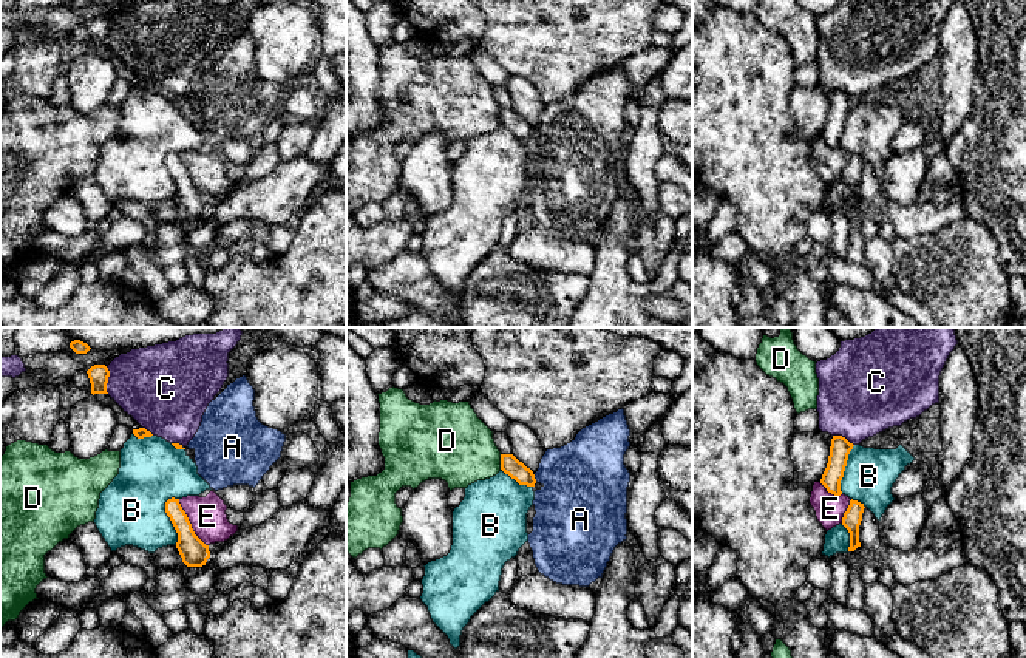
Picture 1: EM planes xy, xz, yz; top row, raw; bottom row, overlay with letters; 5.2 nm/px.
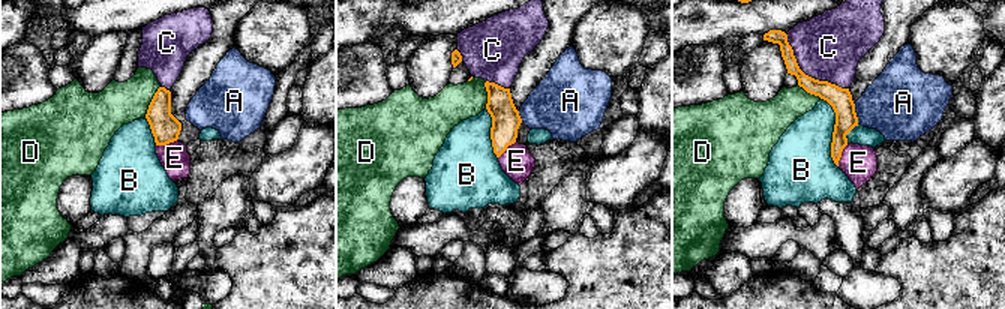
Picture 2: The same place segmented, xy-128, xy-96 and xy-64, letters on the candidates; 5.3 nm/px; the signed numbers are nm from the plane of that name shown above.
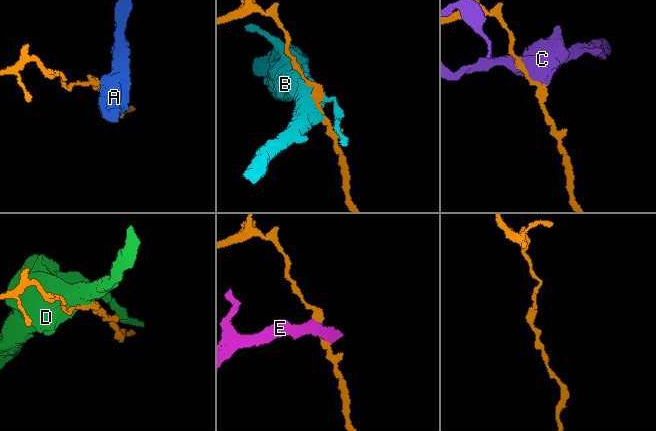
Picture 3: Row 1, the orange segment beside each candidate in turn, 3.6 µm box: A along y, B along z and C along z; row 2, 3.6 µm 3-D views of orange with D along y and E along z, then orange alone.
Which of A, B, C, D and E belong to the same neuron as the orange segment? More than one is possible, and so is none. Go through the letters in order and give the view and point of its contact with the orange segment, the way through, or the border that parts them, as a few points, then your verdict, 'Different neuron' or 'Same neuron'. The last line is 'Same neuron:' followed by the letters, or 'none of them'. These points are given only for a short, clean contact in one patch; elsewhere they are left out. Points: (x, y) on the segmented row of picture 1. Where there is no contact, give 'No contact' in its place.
A: Touches orange at xz (533, 478). Boundary: xz (533, 474), (536, 481). Different neuron
B: Touches orange at xy (170, 519). Different neuron
C: Touches orange at xy (107, 380). Different neuron
D: Touches orange at xz (501, 462). Different neuron
E: Touches orange at xy (189, 522). Different neuron
Same neuron: none of them

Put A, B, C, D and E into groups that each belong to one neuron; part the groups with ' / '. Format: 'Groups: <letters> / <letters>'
Groups: A / B / C / D / E

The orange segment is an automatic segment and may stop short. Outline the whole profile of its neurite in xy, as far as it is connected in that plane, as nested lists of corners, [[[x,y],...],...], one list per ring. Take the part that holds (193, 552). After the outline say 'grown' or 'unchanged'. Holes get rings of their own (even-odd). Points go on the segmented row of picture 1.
[[[179,499],[165,502],[165,513],[170,517],[176,533],[176,548],[187,567],[202,567],[210,558],[209,545],[206,545],[193,531],[192,524],[182,510]]] | unchanged

